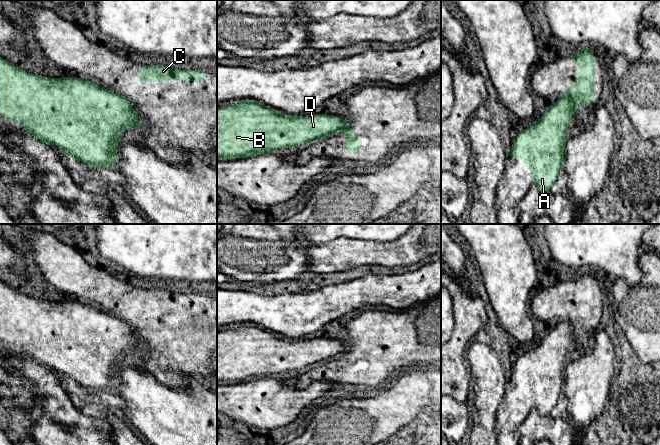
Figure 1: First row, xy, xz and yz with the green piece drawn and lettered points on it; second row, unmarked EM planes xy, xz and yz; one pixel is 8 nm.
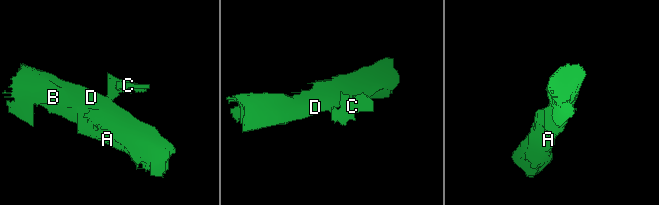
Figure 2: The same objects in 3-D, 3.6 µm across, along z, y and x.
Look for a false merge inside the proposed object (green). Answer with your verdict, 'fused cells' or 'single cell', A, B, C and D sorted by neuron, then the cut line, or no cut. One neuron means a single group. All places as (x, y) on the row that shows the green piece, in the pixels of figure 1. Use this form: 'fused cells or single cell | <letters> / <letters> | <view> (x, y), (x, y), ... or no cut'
fused cells | A B D / C | yz (561, 96), (566, 96), (571, 101), (573, 112)

